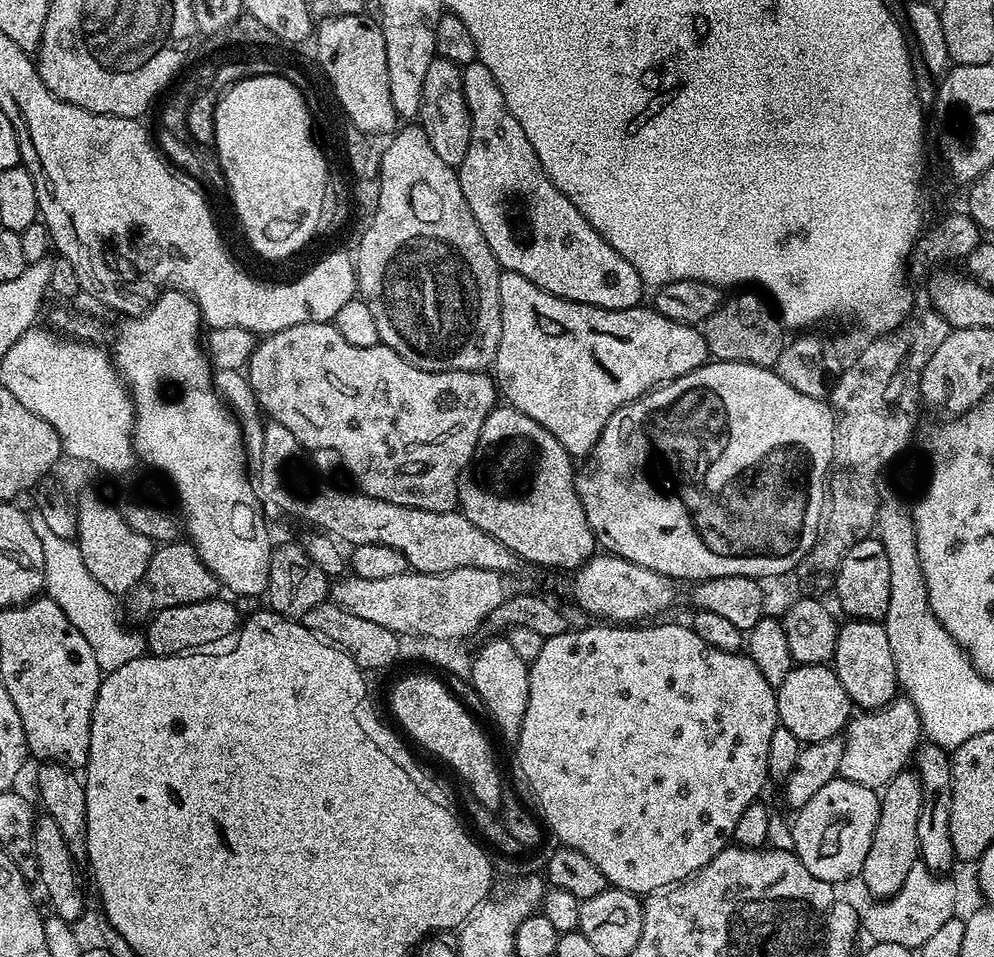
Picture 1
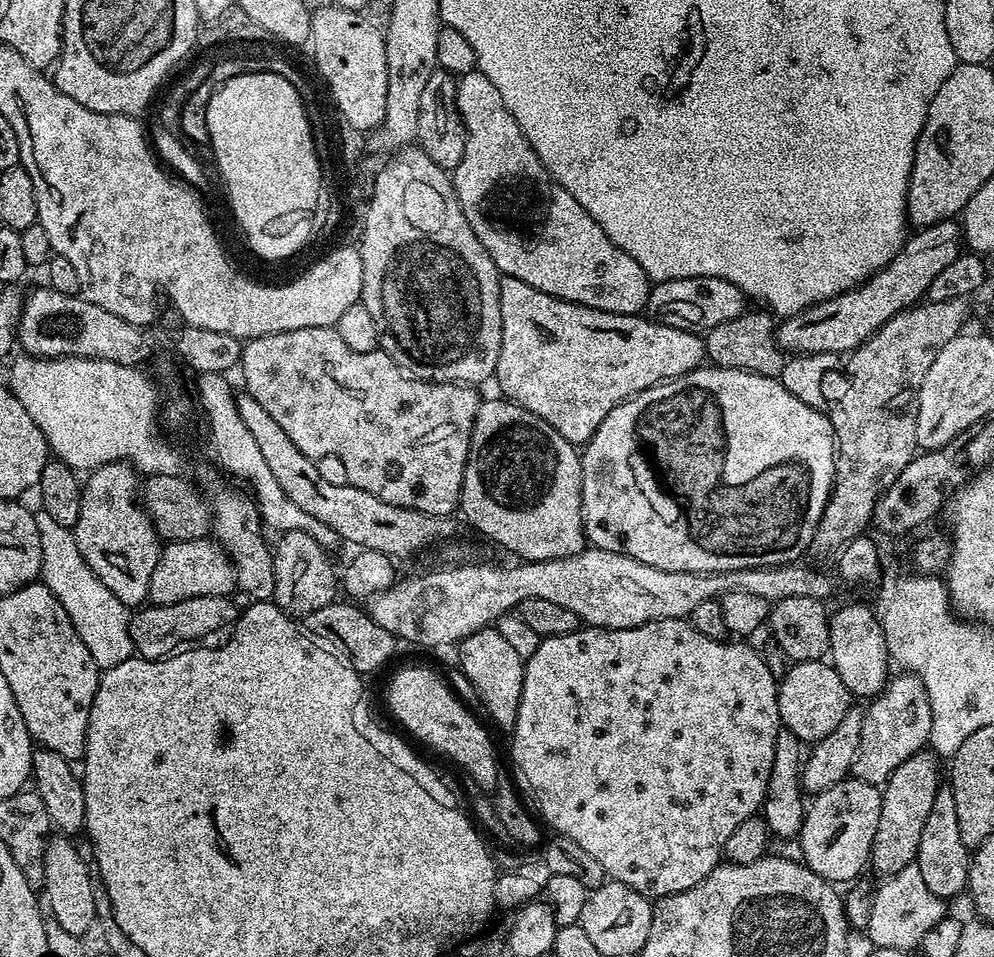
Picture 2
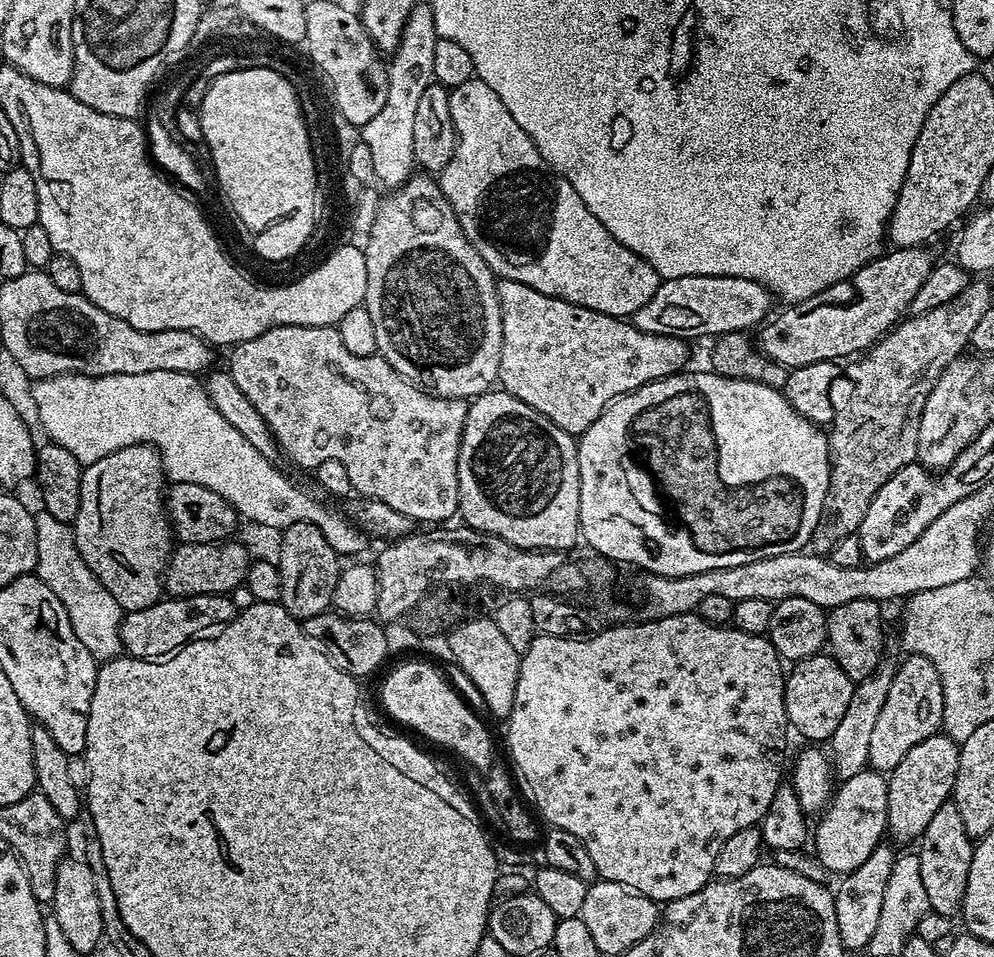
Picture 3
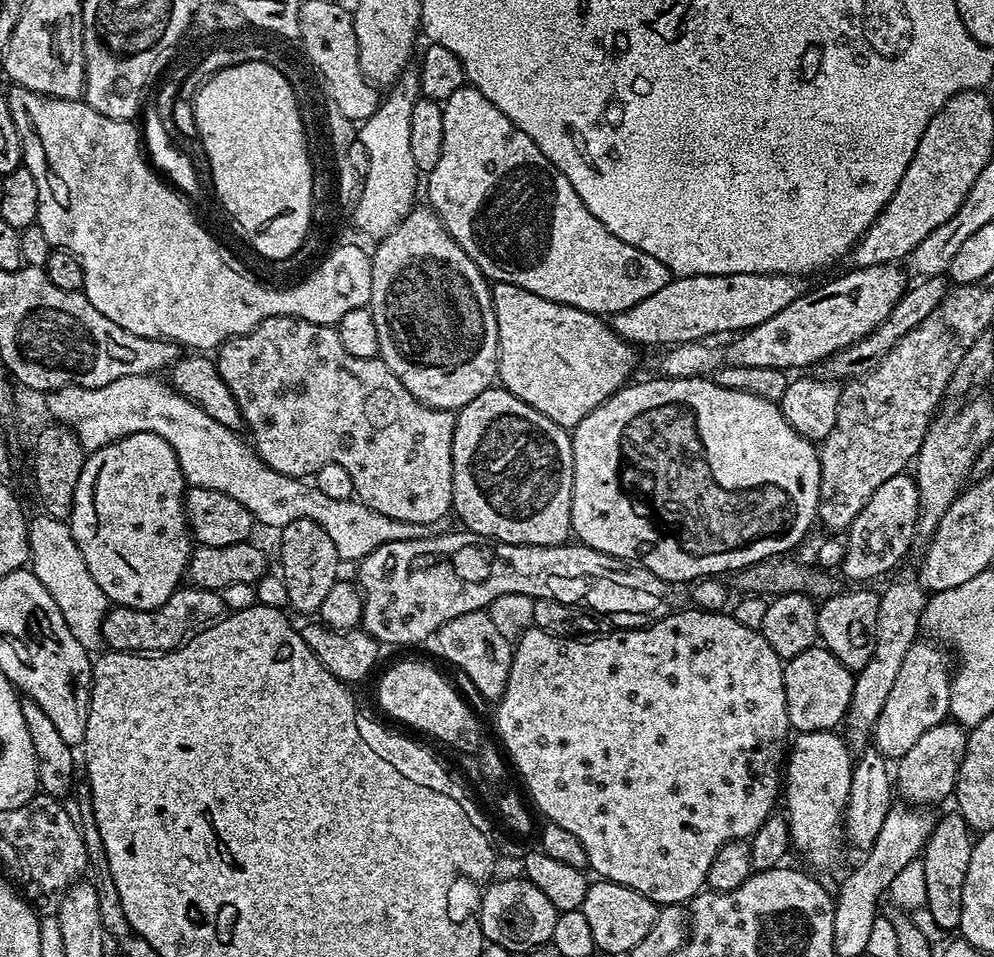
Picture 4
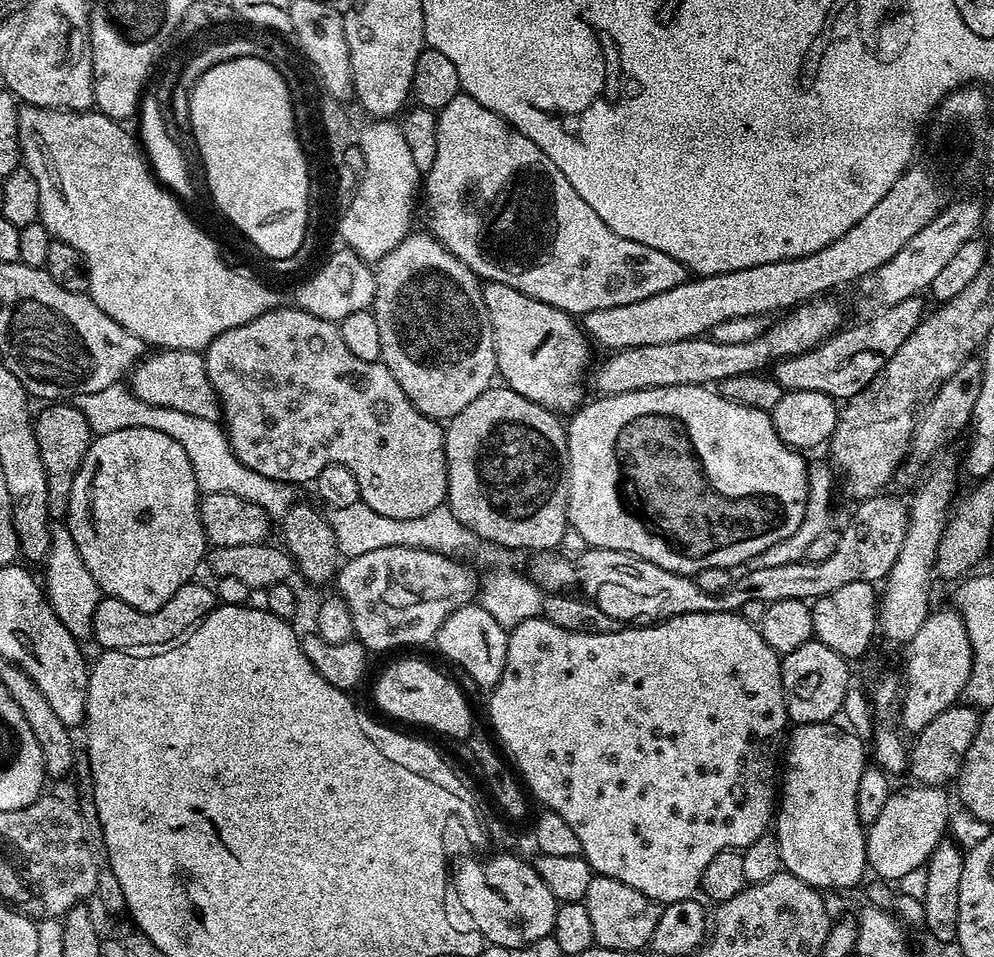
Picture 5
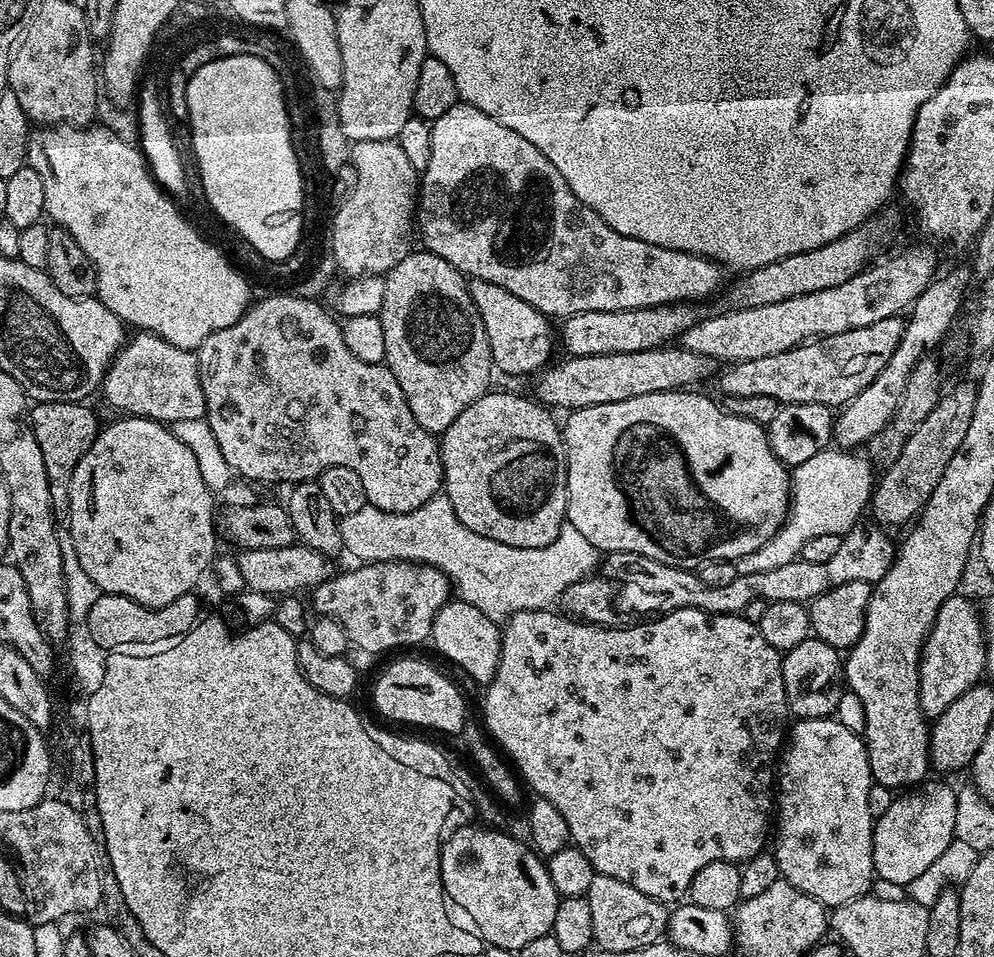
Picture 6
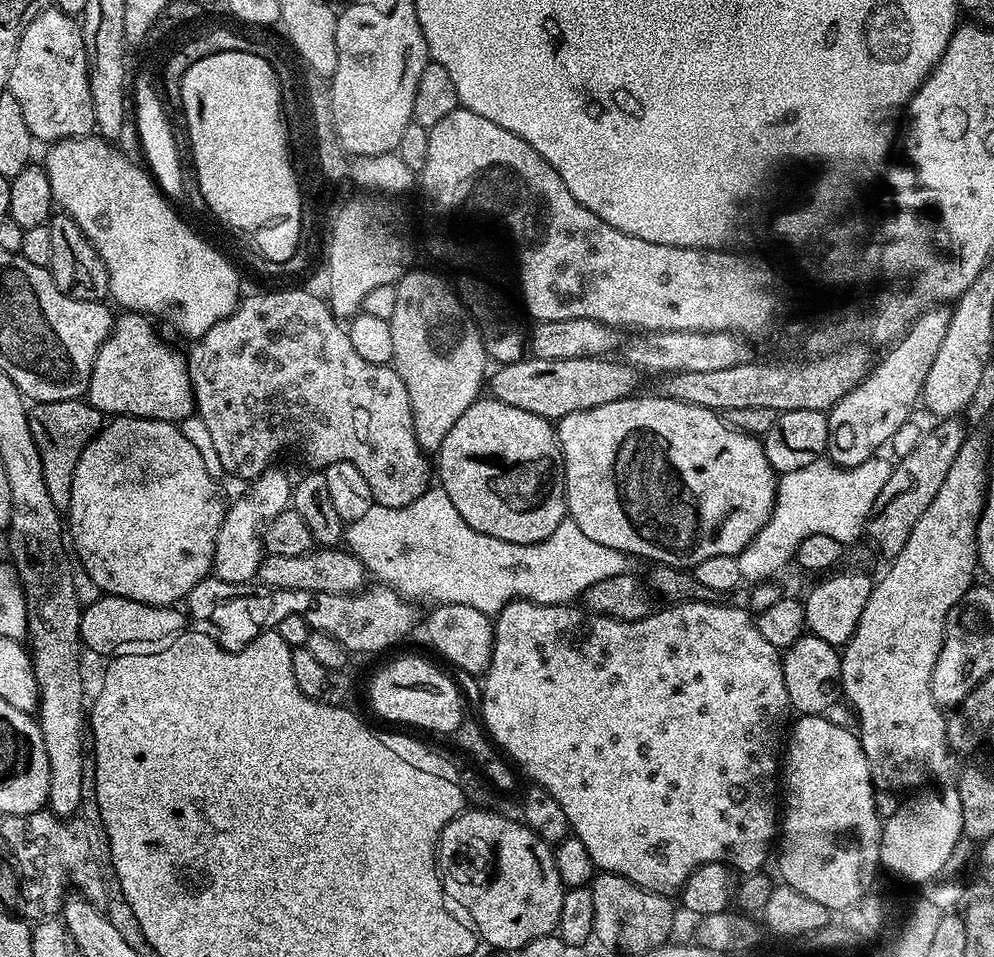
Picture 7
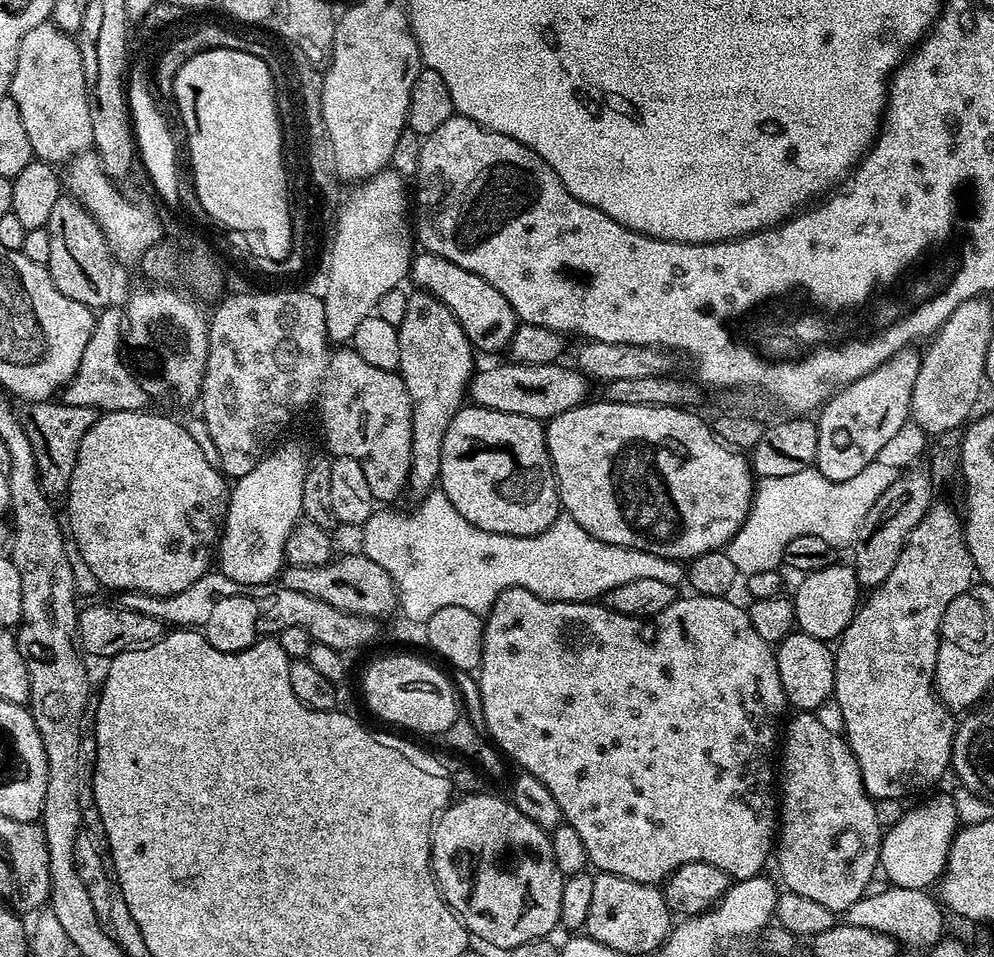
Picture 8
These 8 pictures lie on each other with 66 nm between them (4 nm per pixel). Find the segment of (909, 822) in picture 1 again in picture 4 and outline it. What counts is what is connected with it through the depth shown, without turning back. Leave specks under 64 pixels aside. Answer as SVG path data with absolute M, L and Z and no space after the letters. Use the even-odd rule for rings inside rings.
M945 722L926 730L926 734L922 734L922 738L918 738L918 742L914 742L914 746L910 746L895 765L894 788L899 799L913 806L935 806L939 800L947 796L949 799L956 790L967 741L968 732L963 724Z

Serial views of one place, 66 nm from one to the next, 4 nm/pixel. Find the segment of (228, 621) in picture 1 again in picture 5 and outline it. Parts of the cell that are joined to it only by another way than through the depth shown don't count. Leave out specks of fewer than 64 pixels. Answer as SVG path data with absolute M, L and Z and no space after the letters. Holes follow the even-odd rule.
M199 582L182 586L166 606L153 612L139 612L126 602L111 598L101 599L98 610L94 610L91 639L97 640L101 649L109 652L125 652L135 656L153 656L173 652L188 635L218 607L216 593Z

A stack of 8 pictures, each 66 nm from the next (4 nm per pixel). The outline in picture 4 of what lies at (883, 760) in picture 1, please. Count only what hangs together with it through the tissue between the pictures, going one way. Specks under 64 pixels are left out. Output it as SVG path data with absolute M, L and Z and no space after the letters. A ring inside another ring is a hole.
M917 639L910 650L906 650L906 658L898 669L898 679L890 689L886 706L882 706L882 714L878 714L874 746L880 755L892 762L899 761L906 750L910 750L910 746L914 746L914 742L918 742L918 738L926 734L926 730L945 723L950 716L948 707L951 685L949 653L931 639Z

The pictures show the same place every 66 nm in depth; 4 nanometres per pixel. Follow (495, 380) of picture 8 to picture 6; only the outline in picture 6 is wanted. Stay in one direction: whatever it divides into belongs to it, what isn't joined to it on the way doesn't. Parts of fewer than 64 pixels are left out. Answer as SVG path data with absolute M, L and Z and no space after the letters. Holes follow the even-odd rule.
M665 346L626 354L568 356L561 364L555 364L545 367L535 377L535 399L552 410L575 410L602 406L606 402L626 402L626 398L639 398L642 394L688 390L700 386L712 375L713 379L718 372L717 361L683 346Z

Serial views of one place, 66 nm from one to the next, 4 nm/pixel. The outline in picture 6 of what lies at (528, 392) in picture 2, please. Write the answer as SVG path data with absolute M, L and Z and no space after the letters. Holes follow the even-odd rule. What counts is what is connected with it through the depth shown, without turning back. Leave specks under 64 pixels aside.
M472 280L468 289L474 298L474 306L478 306L478 314L486 326L486 338L490 342L492 362L499 371L501 368L508 376L530 375L531 377L539 373L553 359L551 356L554 324L549 317L534 306L530 306L530 302L522 302L522 298L510 294L510 290L494 286L494 282Z

